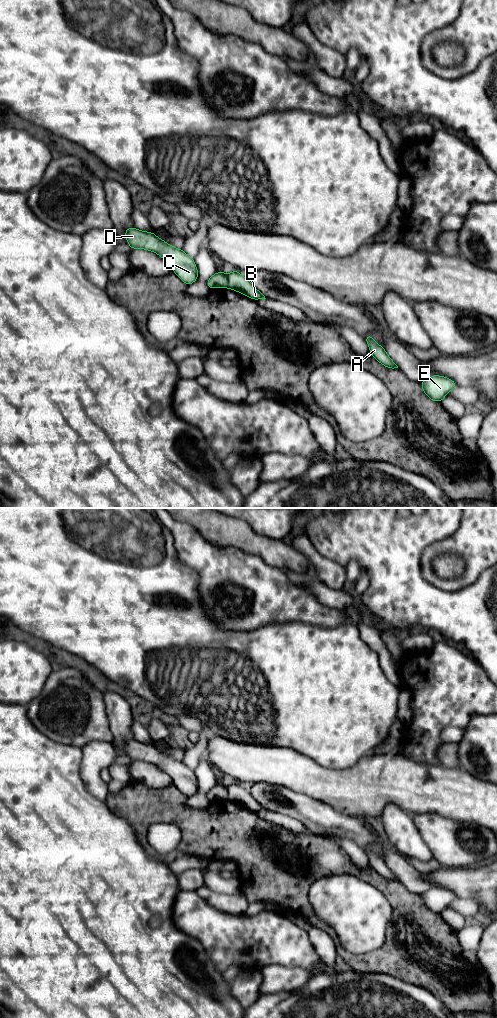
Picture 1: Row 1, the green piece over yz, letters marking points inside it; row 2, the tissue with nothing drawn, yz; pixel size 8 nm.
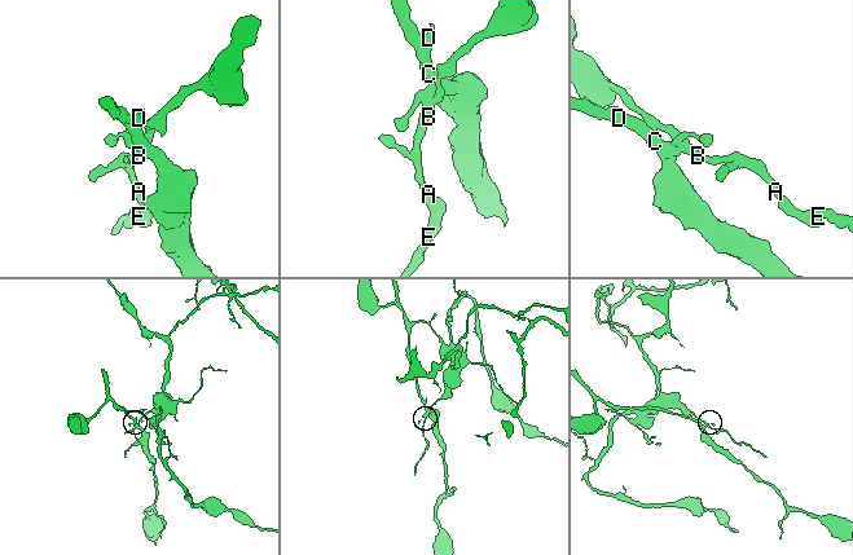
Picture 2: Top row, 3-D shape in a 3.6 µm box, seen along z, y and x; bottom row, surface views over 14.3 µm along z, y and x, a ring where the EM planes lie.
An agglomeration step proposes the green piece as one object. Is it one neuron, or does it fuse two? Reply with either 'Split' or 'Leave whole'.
Split

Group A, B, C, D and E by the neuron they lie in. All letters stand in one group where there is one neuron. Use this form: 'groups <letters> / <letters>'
groups A B E / C D

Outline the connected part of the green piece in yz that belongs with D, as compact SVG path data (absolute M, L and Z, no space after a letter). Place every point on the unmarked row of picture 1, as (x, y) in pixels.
M134 739L125 742L125 750L130 761L145 761L157 765L173 780L173 784L185 795L194 795L199 787L194 771L182 761L177 761L164 752L158 750L153 744L138 742Z

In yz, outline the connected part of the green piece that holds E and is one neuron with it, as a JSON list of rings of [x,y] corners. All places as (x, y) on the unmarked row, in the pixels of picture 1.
[[[432,887],[428,891],[420,894],[424,905],[430,910],[431,913],[442,914],[444,909],[454,900],[457,896],[444,888]]]

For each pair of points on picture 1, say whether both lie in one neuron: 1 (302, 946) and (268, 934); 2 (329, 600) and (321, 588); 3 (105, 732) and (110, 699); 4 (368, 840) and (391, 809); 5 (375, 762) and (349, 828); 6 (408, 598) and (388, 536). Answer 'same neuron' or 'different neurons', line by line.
1: same neuron
2: same neuron
3: different neurons
4: different neurons
5: different neurons
6: same neuron

